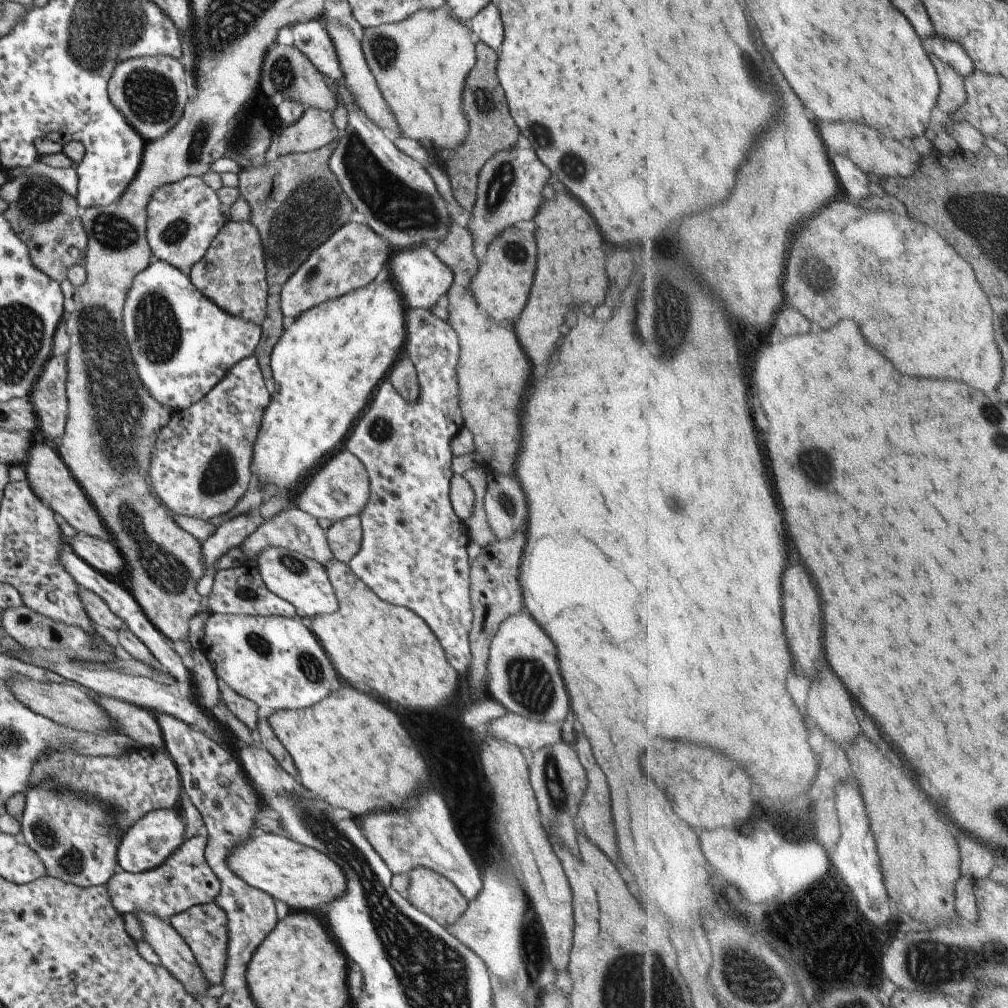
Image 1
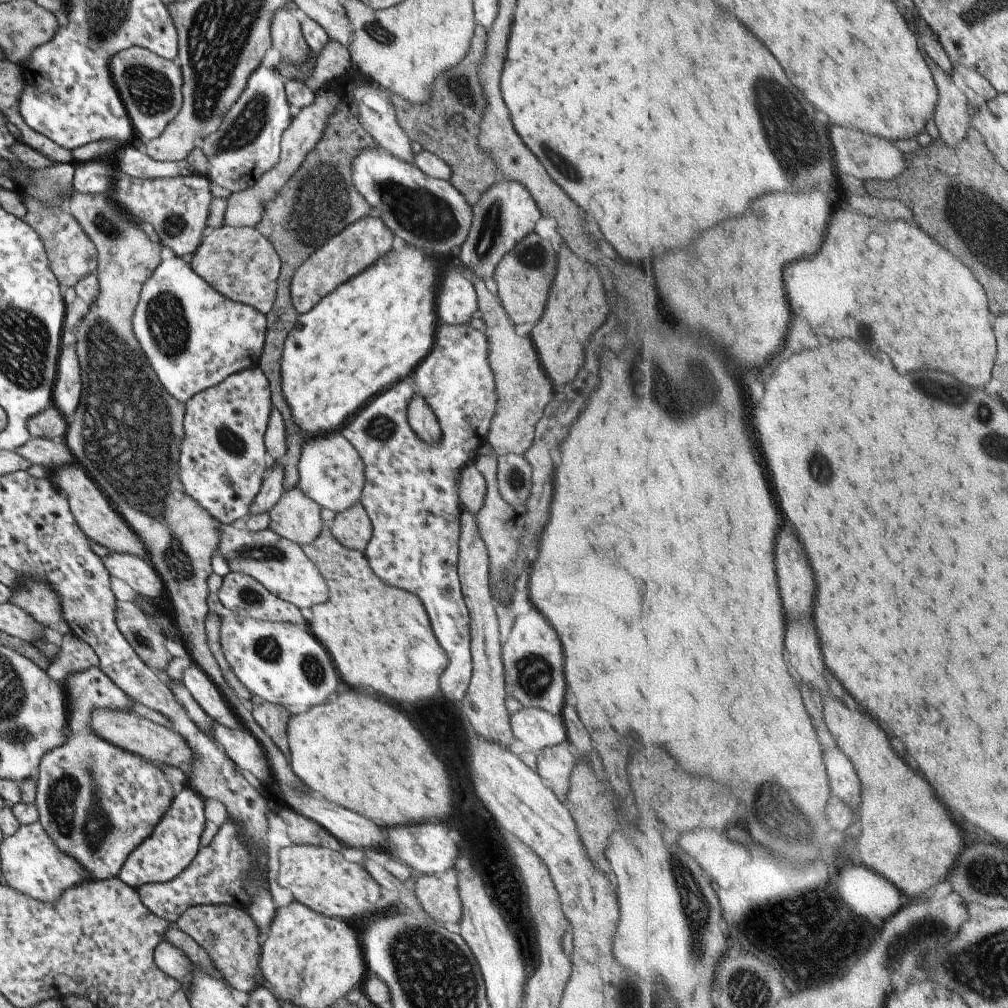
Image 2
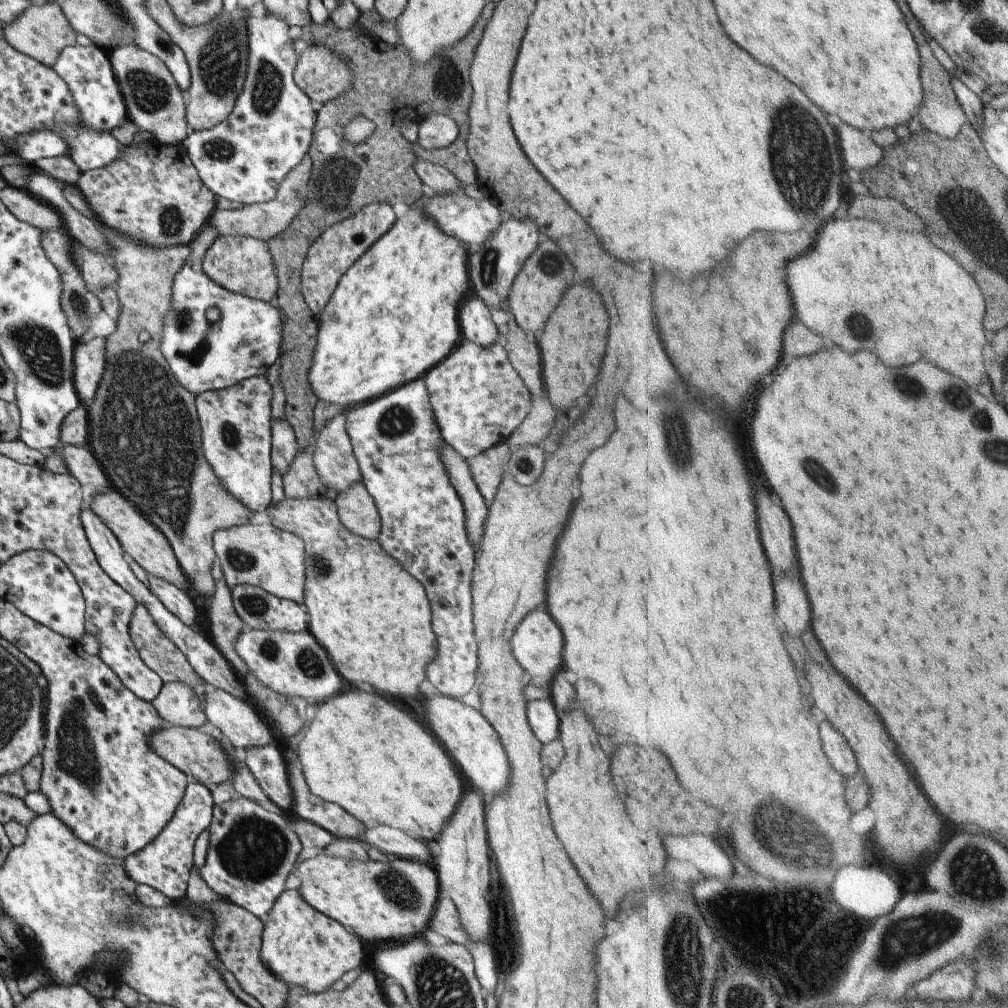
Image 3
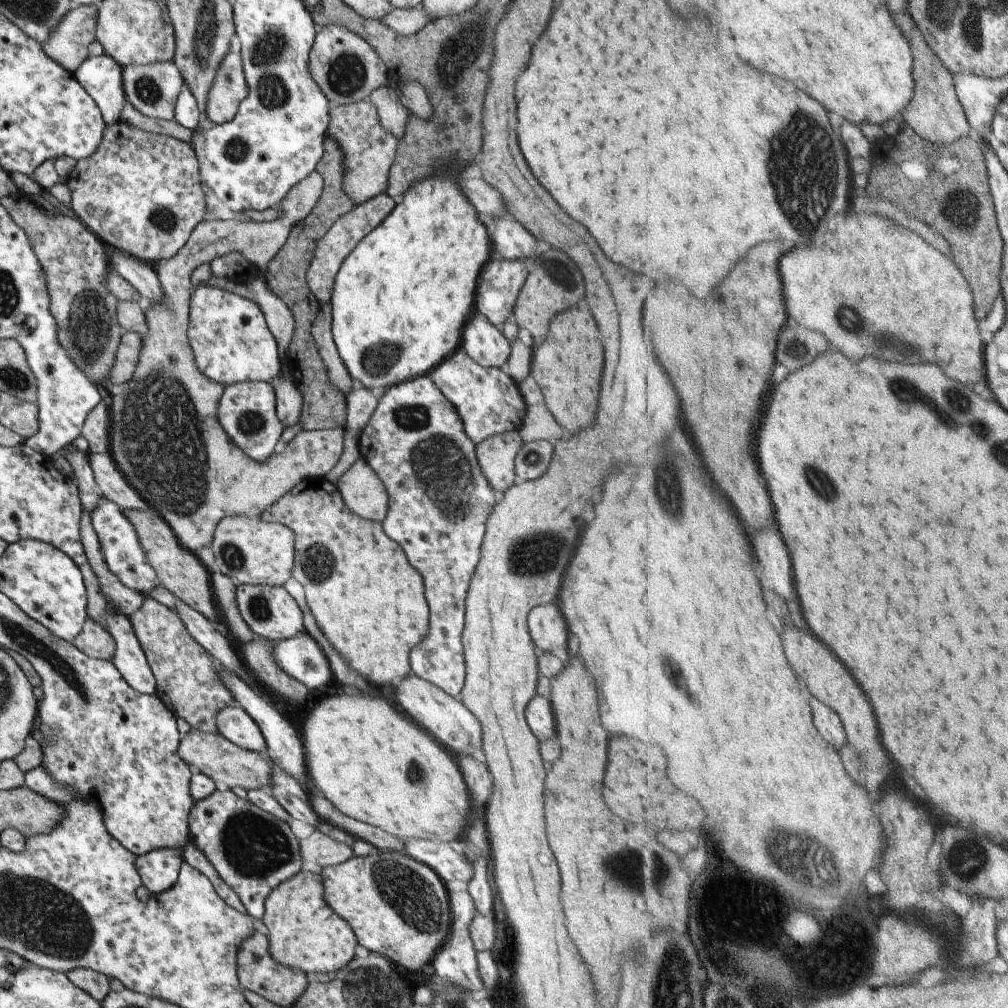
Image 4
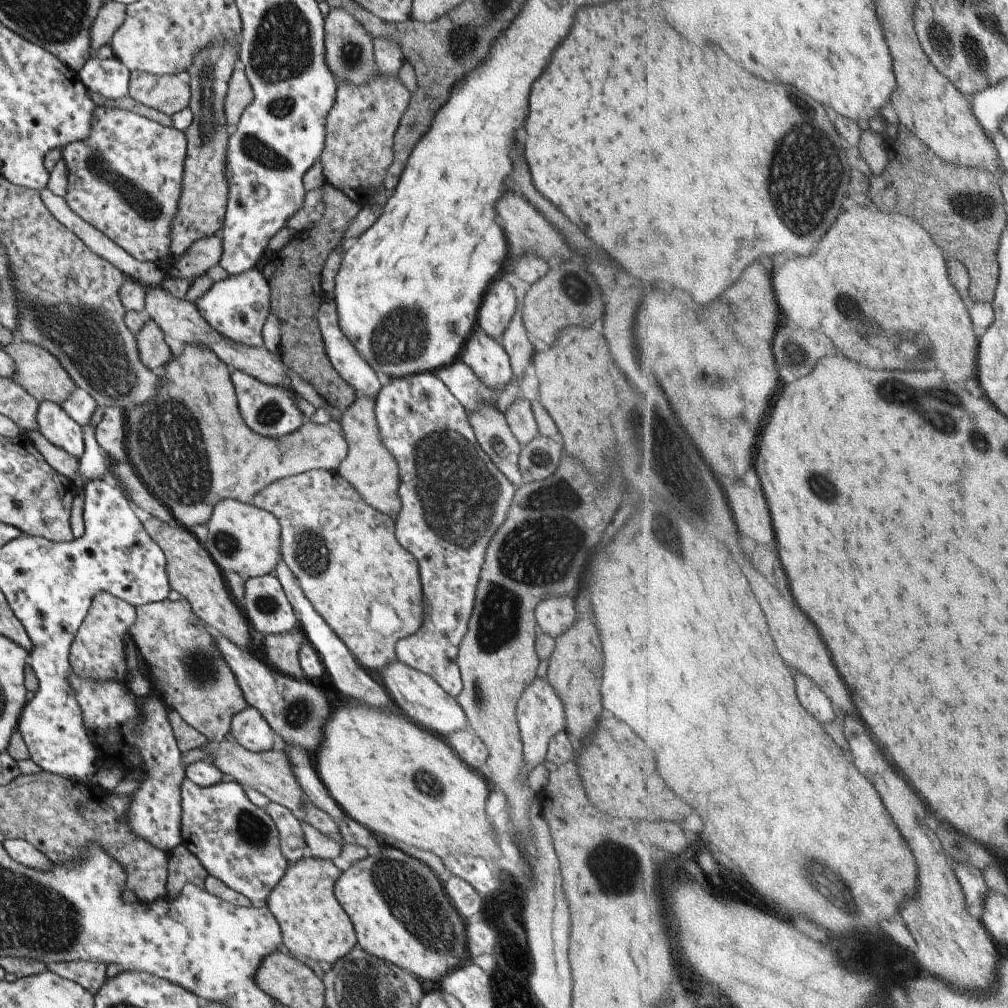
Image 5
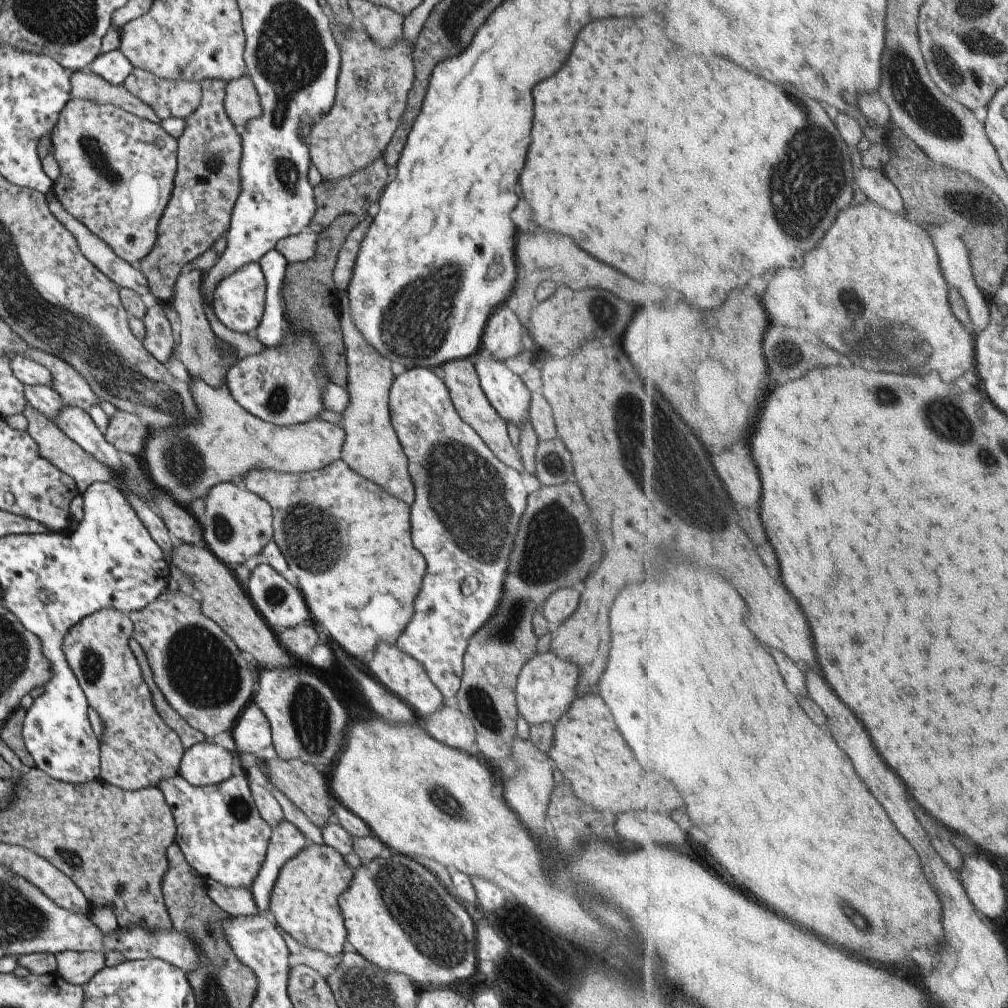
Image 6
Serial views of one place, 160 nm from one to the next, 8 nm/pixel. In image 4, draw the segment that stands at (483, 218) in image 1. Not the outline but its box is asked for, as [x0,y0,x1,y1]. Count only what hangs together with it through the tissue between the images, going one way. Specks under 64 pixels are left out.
[473,257,531,333]

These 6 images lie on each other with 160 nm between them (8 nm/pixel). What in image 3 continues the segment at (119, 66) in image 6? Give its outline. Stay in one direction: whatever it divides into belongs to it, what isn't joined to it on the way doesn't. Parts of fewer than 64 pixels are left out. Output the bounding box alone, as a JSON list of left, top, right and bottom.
[51,44,127,132]

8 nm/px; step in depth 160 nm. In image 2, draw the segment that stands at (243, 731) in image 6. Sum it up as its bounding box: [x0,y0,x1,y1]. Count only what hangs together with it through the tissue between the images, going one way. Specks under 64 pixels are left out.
[182,664,245,730]

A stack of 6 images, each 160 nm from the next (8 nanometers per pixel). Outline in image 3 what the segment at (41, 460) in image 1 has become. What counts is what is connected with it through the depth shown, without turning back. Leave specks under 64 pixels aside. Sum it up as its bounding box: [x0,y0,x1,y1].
[89,489,188,592]

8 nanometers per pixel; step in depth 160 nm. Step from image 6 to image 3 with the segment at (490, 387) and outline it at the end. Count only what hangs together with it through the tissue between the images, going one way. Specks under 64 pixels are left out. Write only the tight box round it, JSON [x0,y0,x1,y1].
[456,295,503,346]

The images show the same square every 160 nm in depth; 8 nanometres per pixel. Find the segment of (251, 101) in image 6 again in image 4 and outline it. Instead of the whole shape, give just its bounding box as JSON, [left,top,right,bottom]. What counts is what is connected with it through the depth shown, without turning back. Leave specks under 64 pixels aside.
[206,46,248,124]

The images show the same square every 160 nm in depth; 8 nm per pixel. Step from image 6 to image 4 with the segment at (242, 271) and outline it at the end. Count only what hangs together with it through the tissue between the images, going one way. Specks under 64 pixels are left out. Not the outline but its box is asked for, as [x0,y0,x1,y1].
[186,284,280,386]

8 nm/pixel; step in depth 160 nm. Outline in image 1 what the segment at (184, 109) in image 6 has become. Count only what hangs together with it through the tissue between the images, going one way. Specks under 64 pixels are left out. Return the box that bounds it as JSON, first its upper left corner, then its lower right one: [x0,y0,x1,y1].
[106,55,187,143]

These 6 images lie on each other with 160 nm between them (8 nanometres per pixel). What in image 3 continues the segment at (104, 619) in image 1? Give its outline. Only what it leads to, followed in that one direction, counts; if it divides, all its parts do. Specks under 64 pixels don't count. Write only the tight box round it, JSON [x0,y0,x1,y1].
[127,603,206,698]

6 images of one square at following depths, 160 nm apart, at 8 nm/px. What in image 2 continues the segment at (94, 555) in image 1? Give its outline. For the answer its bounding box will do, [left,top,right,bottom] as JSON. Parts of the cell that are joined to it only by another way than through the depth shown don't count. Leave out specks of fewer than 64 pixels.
[100,551,166,606]

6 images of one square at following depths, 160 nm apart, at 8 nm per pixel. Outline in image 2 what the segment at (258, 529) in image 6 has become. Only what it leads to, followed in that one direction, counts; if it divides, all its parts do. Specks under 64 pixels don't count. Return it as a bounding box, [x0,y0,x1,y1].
[216,525,328,608]

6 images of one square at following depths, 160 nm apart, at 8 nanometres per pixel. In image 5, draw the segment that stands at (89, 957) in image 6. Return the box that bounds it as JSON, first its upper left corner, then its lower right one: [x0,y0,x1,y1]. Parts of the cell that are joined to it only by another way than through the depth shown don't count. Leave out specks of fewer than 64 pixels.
[47,960,106,996]

